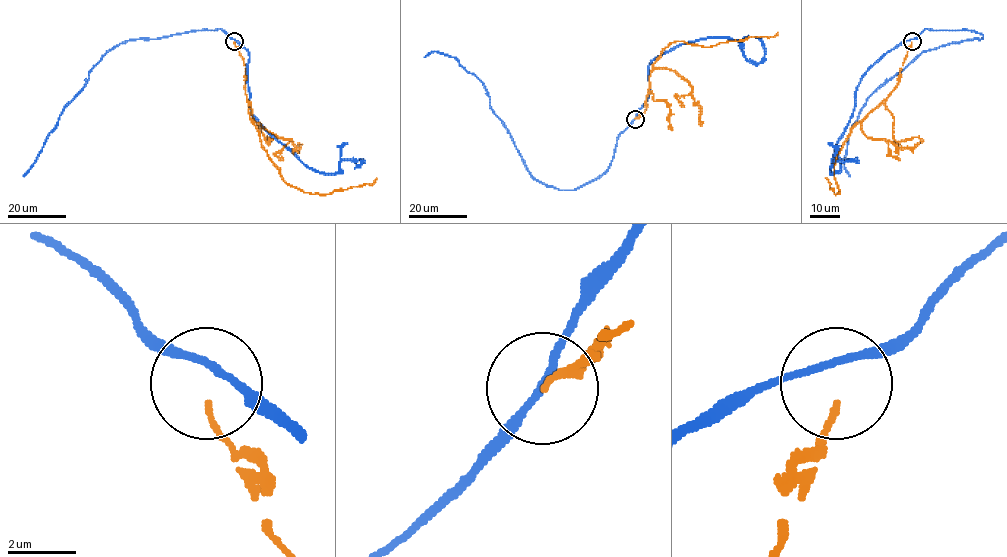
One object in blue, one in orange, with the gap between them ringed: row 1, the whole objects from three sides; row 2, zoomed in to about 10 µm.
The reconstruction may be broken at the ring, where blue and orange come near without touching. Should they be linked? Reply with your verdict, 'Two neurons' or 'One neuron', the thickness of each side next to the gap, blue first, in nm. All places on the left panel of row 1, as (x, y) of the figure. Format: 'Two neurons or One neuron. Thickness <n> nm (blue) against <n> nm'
Two neurons. Thickness 200 nm (blue) against 170 nm

